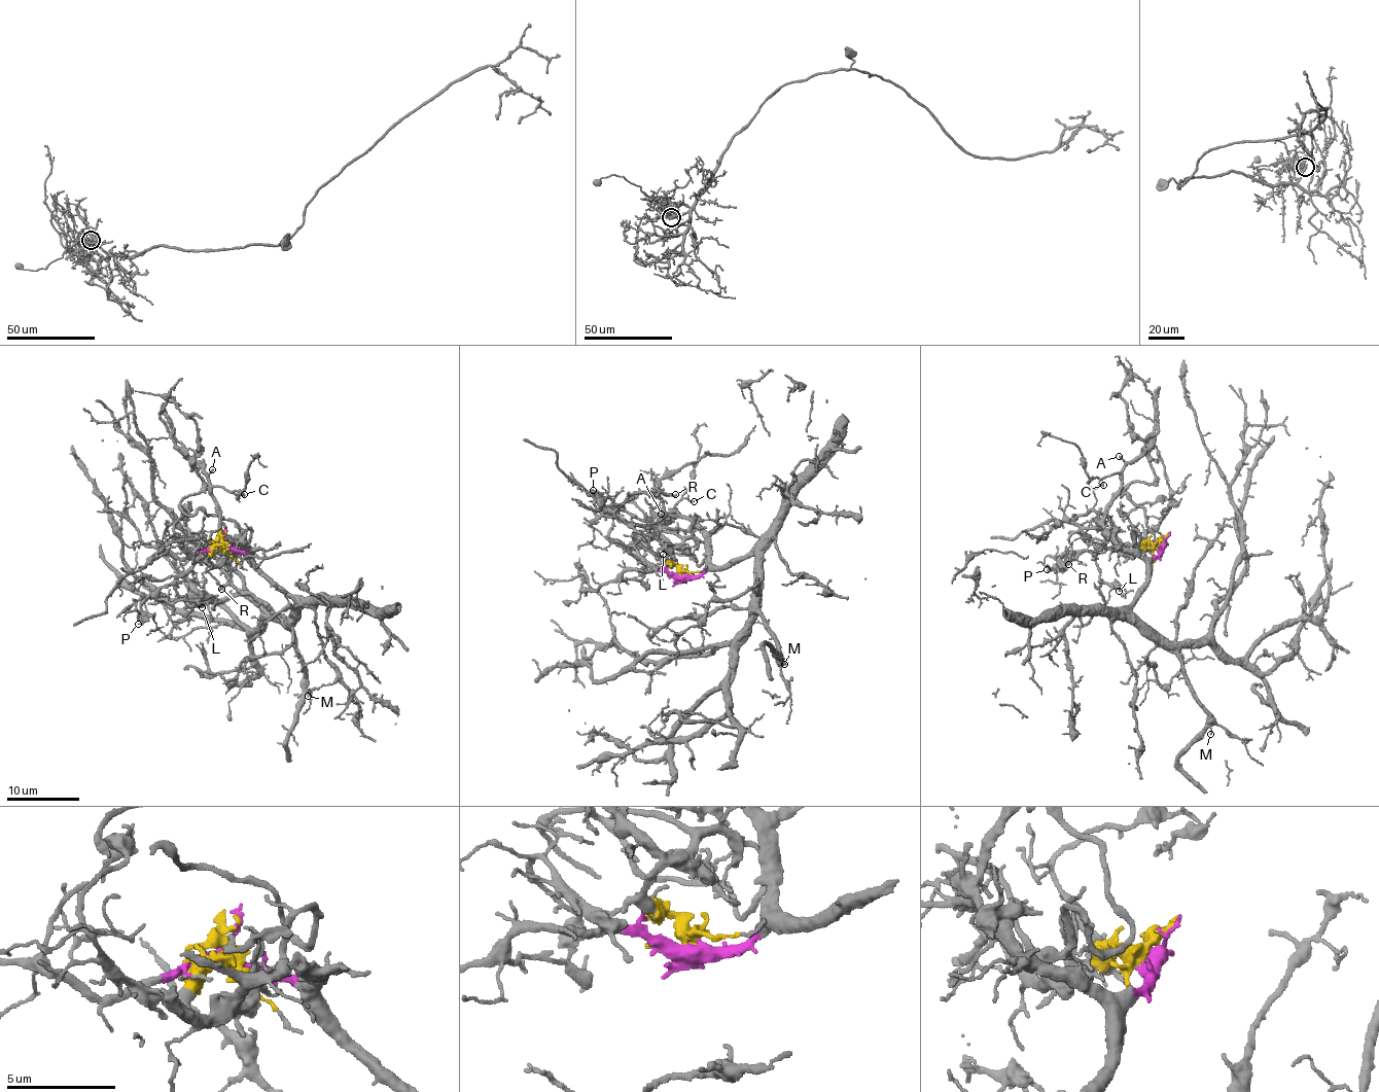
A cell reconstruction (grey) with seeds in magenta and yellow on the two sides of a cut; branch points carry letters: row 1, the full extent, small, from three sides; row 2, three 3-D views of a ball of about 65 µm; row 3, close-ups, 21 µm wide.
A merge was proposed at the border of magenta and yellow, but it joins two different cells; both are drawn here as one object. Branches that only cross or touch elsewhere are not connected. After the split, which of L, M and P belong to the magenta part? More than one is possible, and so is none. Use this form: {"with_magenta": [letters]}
{"with_magenta": ["M"]}

